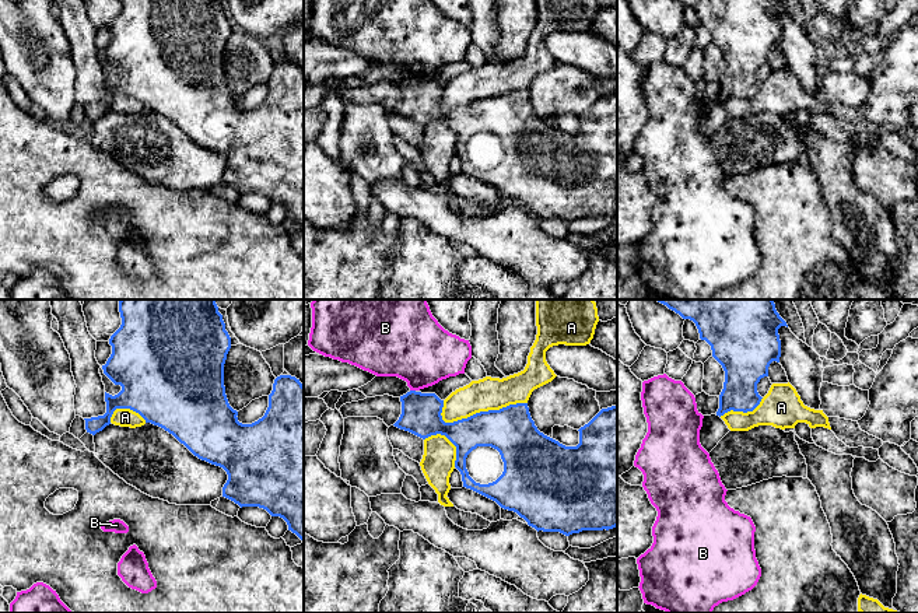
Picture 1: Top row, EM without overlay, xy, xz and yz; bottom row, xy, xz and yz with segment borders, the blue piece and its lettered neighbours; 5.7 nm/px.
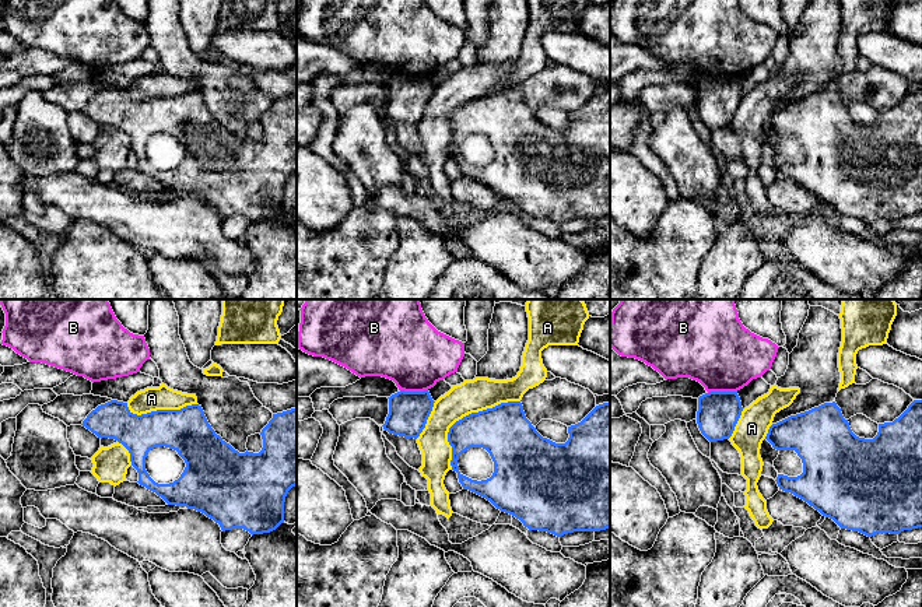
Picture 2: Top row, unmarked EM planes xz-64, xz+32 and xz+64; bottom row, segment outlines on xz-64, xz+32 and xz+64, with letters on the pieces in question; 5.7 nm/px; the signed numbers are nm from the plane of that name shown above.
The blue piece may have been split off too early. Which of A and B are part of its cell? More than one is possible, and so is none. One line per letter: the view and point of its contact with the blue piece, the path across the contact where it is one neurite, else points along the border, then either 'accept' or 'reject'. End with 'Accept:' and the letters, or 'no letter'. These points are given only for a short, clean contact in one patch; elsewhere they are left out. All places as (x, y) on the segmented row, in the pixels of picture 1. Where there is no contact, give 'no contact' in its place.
A: xz (482, 412) | reject
B: xz (413, 391) | reject
Accept: no letter

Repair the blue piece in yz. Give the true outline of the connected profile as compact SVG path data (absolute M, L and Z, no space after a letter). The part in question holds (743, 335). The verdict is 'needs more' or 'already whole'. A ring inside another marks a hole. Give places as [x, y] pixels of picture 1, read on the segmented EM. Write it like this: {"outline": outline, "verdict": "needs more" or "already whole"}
{"outline": "M656 300L683 319L695 323L700 339L712 350L712 357L725 371L723 389L719 395L716 416L733 411L753 411L761 402L757 383L768 376L772 361L779 362L781 340L778 329L786 326L772 300Z", "verdict": "already whole"}

